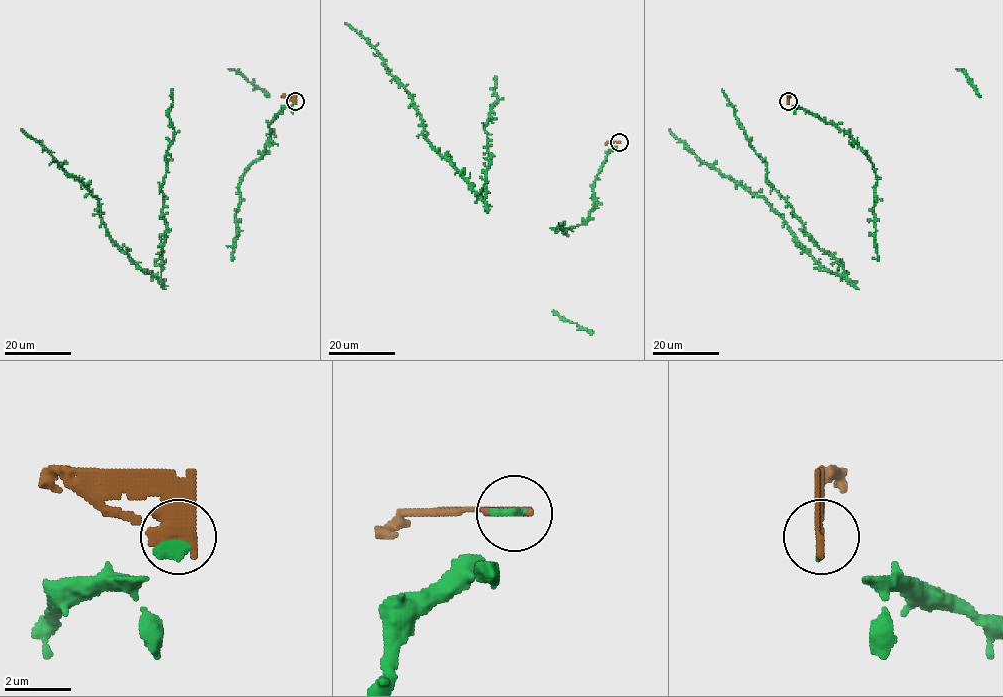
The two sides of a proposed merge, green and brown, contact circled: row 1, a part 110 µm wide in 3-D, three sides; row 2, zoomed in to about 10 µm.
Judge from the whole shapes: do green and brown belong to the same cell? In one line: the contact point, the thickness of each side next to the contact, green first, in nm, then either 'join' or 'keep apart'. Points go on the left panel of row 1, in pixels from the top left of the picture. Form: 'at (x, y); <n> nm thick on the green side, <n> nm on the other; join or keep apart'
at (295, 101); 360 nm thick on the green side, 460 nm on the other; keep apart

